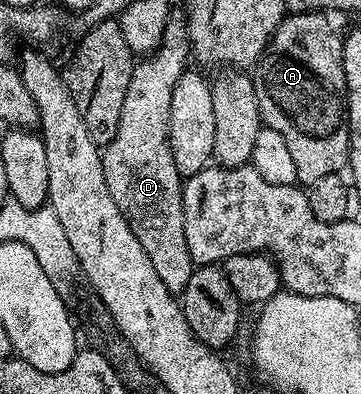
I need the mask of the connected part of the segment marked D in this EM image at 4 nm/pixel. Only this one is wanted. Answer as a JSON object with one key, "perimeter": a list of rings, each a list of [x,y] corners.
{"perimeter":[[[177,19],[167,21],[161,45],[135,64],[132,79],[128,85],[128,95],[124,99],[118,130],[102,153],[102,166],[112,199],[116,199],[131,231],[136,235],[136,239],[140,239],[140,247],[148,251],[148,259],[152,259],[152,267],[156,267],[160,279],[164,279],[164,287],[168,287],[175,295],[182,294],[184,287],[188,287],[188,279],[192,279],[196,268],[193,259],[190,258],[184,227],[184,207],[182,206],[184,177],[174,166],[174,156],[170,146],[172,87],[176,87],[176,79],[180,79],[180,75],[187,72],[186,60],[191,60],[191,57],[190,32],[185,24]]]}

